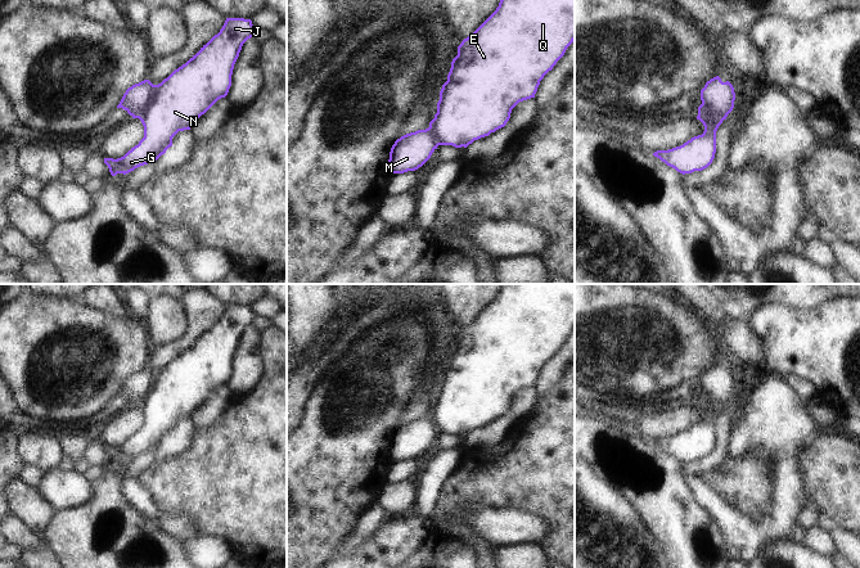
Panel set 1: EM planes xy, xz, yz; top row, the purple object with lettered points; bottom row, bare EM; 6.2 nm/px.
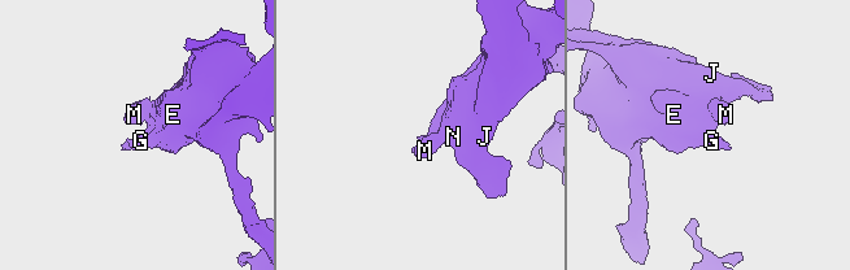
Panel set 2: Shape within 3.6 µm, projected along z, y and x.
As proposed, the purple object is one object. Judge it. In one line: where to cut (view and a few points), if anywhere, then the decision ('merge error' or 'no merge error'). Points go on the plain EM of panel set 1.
xy (154, 373), (148, 392), (138, 405) | merge error

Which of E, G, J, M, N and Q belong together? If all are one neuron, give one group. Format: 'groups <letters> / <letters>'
groups E G J N Q / M

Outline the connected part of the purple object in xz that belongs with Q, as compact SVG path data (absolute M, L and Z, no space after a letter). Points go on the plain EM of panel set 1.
M504 284L496 298L458 334L458 343L440 379L437 401L428 415L438 433L467 436L474 428L504 415L519 389L535 386L540 369L573 329L575 284Z

